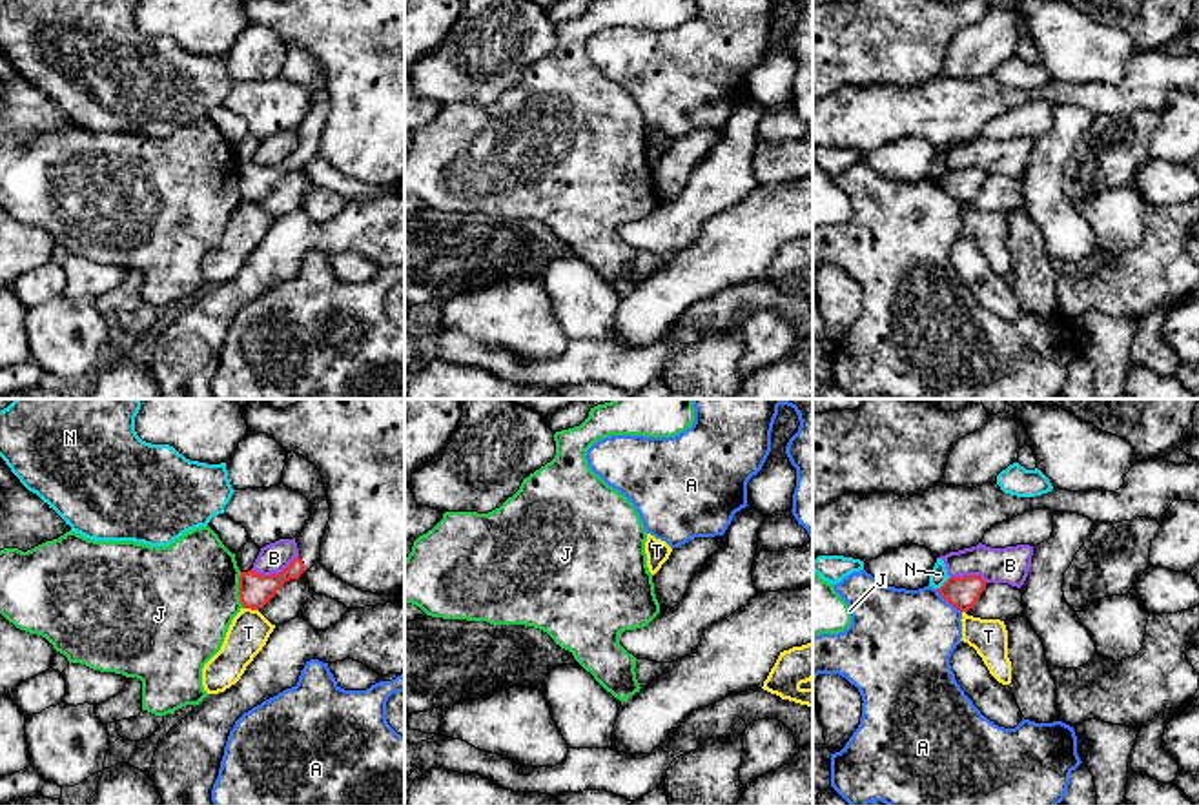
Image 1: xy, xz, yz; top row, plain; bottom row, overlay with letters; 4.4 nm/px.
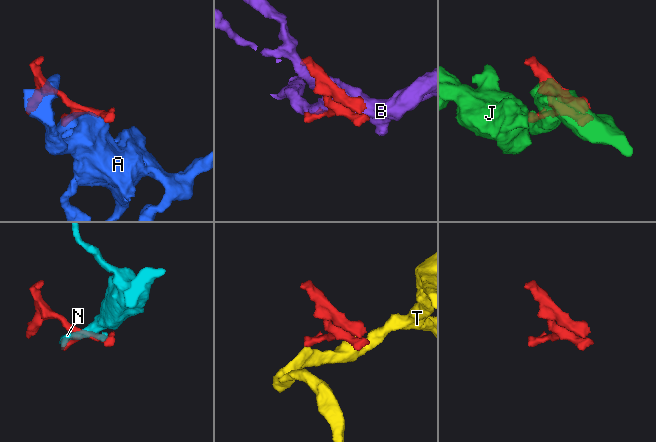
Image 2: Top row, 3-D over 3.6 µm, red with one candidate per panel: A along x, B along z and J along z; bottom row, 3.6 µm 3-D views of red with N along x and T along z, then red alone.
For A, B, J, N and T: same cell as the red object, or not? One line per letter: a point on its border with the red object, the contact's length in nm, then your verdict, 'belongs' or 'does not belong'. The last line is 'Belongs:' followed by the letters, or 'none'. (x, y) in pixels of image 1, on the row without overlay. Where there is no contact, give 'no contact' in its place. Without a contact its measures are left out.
A: yz (948, 193) | 160 nm | does not belong
B: xy (274, 166) | 220 nm | does not belong
J: xy (239, 183) | 160 nm | does not belong
N: yz (944, 175) | 80 nm | does not belong
T: xy (250, 199) | 70 nm | does not belong
Belongs: none

